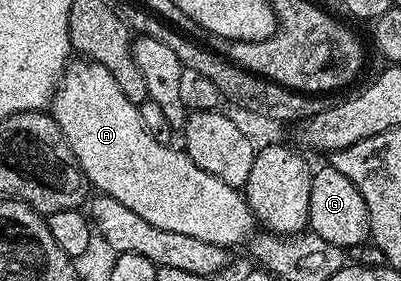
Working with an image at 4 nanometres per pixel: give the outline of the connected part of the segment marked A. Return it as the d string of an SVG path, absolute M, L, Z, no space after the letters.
M91 60L69 61L62 84L57 86L56 97L50 103L50 113L64 133L66 144L70 152L74 152L89 183L99 193L118 200L118 204L126 204L130 212L138 212L142 220L150 220L154 228L182 232L186 236L206 240L206 244L229 248L240 246L244 241L245 245L253 237L258 221L243 193L237 187L210 176L210 172L202 172L202 168L198 168L198 164L194 164L194 160L190 160L183 149L171 150L171 145L154 140L154 136L150 136L142 124L139 105L131 102L126 92L118 88L118 80L114 80L114 76L110 76L102 64Z

